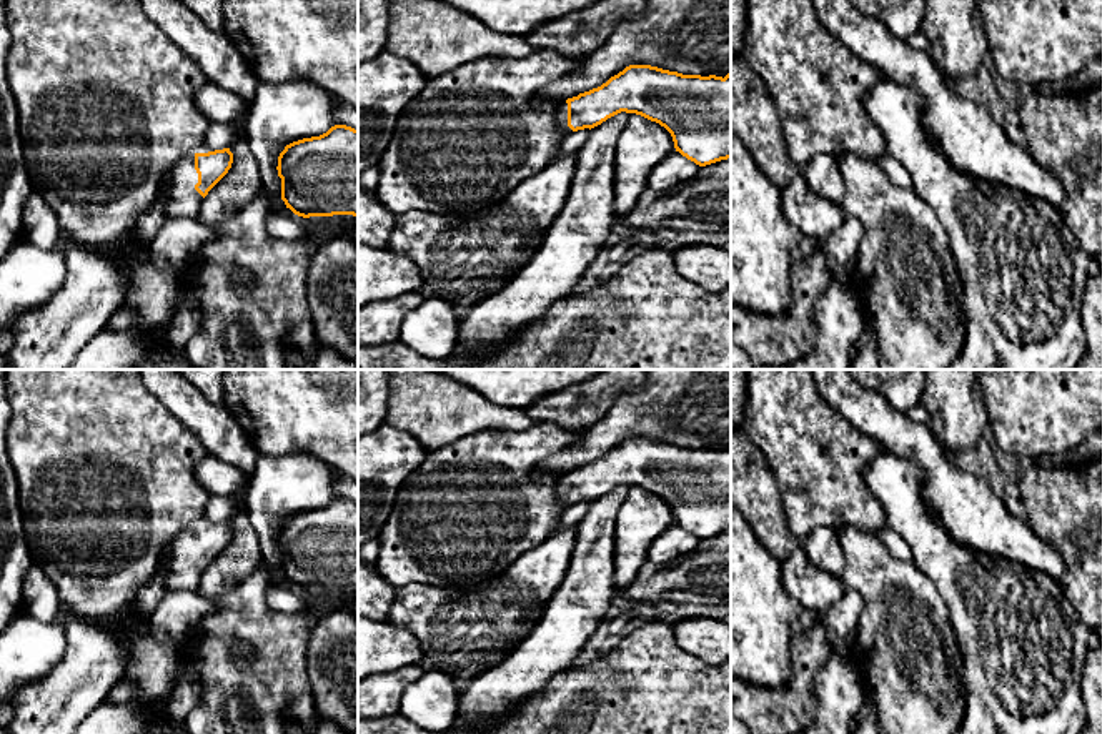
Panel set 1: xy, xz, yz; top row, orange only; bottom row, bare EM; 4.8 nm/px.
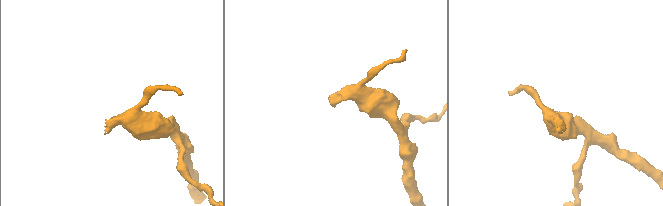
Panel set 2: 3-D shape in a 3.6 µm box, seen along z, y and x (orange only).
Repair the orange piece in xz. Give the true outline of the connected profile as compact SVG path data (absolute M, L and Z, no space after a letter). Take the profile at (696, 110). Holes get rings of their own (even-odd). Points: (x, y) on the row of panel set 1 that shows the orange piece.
M629 65L606 83L558 108L564 135L626 112L664 126L676 151L699 166L731 158L731 75L683 75Z

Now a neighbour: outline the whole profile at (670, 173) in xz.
M673 151L668 158L659 160L648 178L648 188L654 191L673 191L697 176L699 165Z

